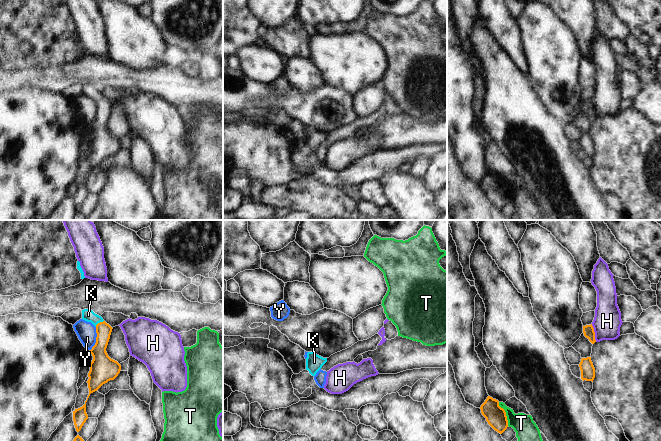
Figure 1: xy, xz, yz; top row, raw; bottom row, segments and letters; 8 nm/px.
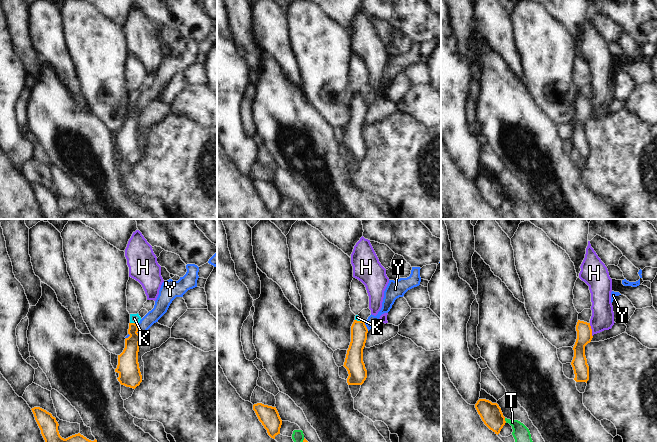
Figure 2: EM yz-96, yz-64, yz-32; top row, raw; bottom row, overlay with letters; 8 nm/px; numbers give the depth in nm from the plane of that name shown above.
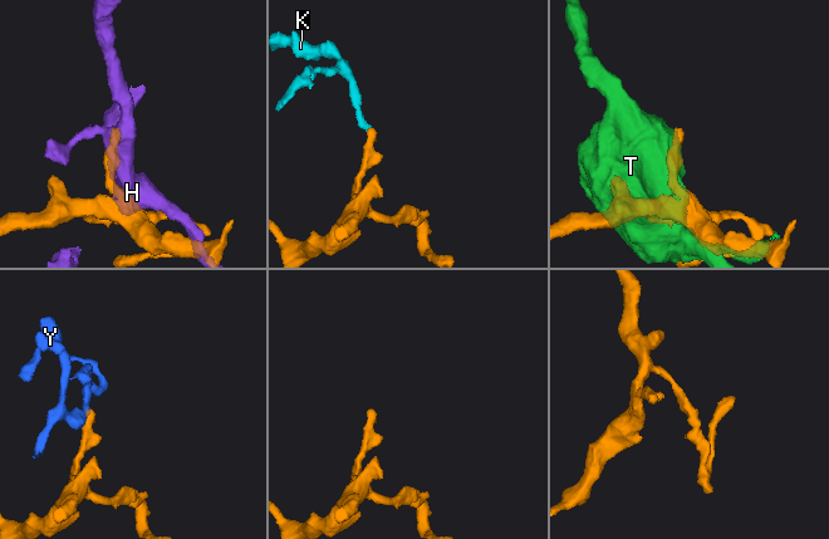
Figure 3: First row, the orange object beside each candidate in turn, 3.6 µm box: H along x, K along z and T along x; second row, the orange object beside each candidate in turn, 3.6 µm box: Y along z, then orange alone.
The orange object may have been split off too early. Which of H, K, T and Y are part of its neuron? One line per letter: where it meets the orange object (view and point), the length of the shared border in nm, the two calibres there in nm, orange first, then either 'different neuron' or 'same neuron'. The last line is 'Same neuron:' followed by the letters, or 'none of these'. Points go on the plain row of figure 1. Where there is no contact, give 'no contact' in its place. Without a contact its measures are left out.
H: yz (594, 109) | 150 nm | 90/220 nm | different neuron
K: xy (100, 98) | 90 nm | 120/100 nm | same neuron
T: yz (505, 190) | 200 nm | 160/190 nm | different neuron
Y: xy (96, 115) | 200 nm | 200/160 nm | different neuron
Same neuron: K

